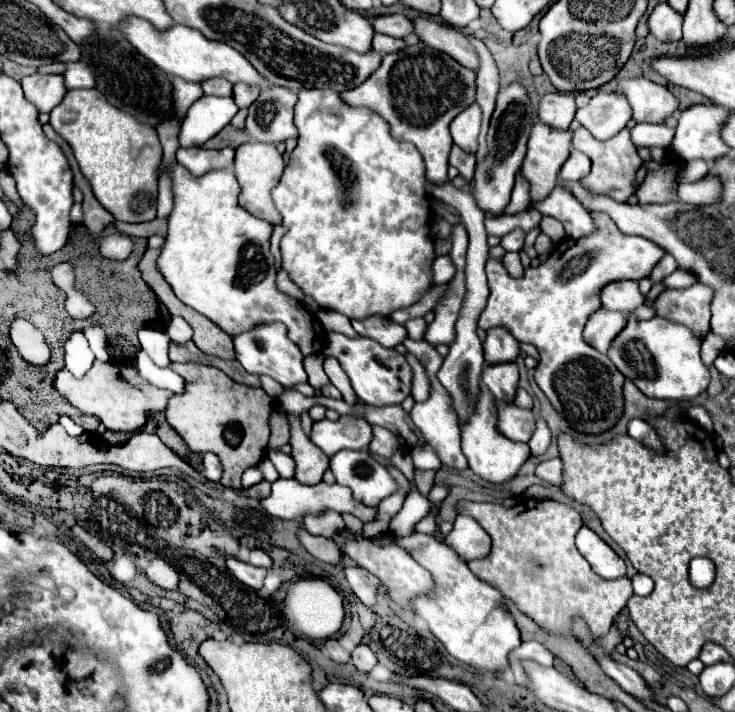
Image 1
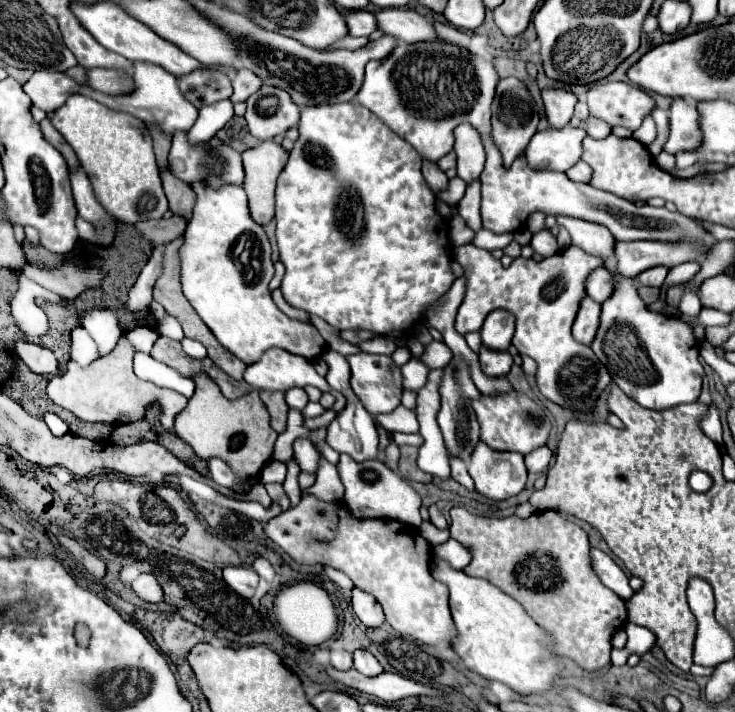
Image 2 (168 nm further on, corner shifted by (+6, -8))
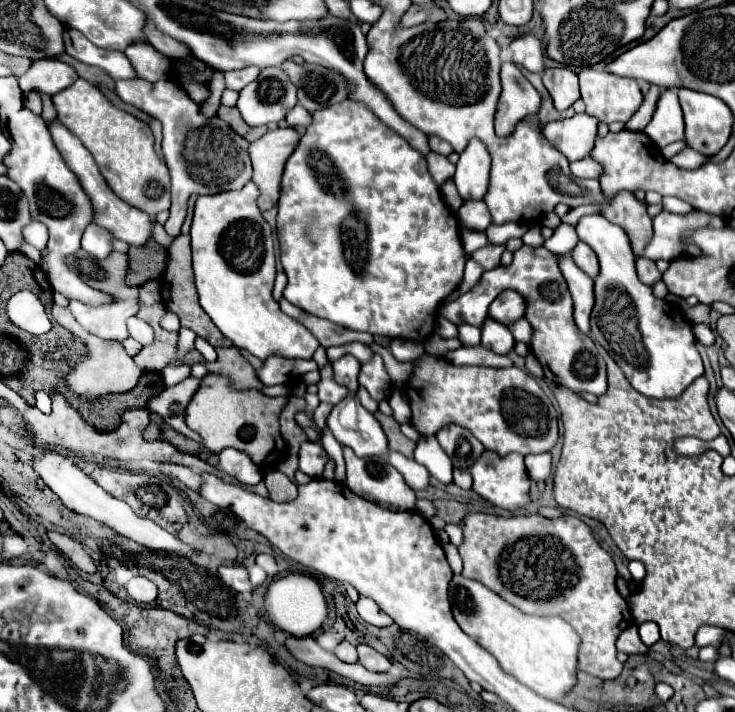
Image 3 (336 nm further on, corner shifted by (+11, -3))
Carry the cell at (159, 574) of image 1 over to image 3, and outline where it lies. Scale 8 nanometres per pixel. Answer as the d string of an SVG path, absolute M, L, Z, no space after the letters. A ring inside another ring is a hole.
M145 577L131 579L125 589L137 603L153 603L157 599L157 585Z

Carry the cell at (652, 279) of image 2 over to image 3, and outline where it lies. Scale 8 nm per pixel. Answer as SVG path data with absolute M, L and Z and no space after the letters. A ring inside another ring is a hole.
M639 257L637 259L637 275L639 275L639 279L645 285L653 285L653 283L657 283L661 279L661 273L659 273L655 261L645 259L645 257Z

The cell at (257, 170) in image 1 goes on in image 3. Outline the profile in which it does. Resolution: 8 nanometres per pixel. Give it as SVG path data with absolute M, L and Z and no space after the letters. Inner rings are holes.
M293 127L267 131L261 139L253 141L249 147L249 155L253 161L253 183L261 189L259 209L269 211L279 203L281 191L281 175L285 169L285 161L295 151L301 133Z

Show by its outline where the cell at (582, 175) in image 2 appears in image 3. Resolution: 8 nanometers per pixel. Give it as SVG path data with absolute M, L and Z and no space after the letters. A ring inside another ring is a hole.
M585 157L571 163L571 173L581 179L597 179L601 175L601 165L597 165L595 159Z

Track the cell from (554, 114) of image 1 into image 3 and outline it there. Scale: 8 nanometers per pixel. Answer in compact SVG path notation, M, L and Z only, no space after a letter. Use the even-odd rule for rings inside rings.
M555 67L543 71L543 83L553 97L553 103L559 111L571 107L579 99L577 75L567 67Z

